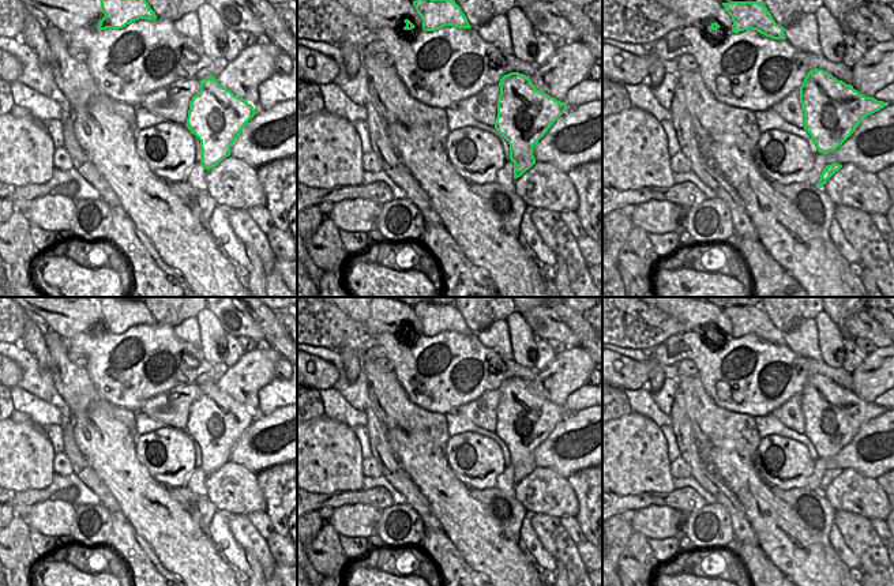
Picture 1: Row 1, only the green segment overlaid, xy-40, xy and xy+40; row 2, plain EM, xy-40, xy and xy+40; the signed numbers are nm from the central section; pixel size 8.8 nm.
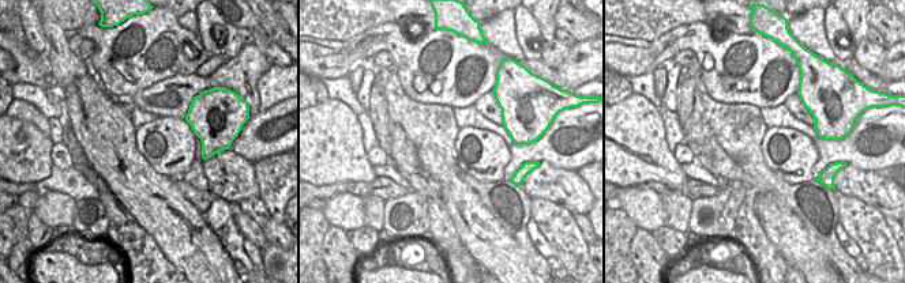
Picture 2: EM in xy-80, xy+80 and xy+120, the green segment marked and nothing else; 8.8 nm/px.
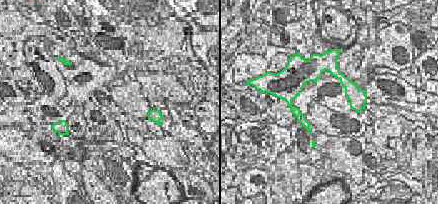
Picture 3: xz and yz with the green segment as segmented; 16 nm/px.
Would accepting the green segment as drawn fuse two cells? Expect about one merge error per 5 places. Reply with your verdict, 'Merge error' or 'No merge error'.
No merge error

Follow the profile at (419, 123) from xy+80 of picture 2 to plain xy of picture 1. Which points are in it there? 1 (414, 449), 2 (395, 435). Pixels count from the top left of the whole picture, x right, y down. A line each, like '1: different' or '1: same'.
1: different
2: different

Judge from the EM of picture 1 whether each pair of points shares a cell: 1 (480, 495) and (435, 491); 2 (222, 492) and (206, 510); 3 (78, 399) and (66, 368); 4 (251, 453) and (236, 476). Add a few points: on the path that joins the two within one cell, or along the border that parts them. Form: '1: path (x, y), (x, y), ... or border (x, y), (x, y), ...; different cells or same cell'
1: border (469, 488), (469, 492), (492, 515); different cells
2: border (207, 496), (217, 509); different cells
3: path (78, 391), (67, 376); same cell
4: border (230, 459), (255, 474); different cells

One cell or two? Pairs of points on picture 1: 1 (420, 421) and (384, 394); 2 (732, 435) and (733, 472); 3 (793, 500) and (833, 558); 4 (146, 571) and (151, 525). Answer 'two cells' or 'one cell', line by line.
1: one cell
2: two cells
3: one cell
4: two cells

